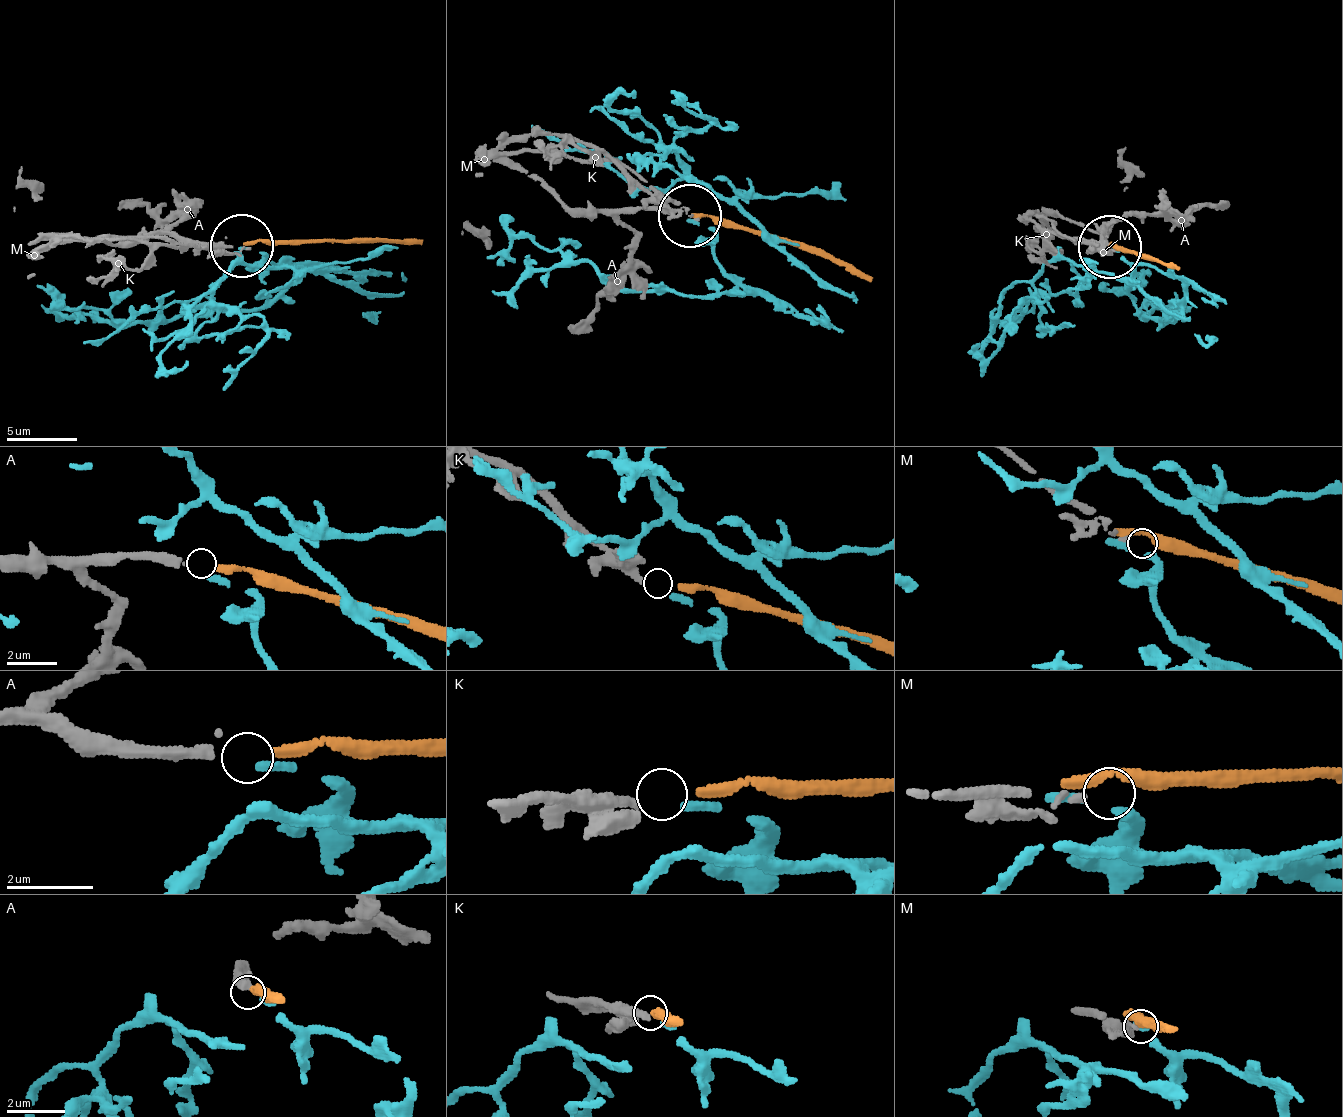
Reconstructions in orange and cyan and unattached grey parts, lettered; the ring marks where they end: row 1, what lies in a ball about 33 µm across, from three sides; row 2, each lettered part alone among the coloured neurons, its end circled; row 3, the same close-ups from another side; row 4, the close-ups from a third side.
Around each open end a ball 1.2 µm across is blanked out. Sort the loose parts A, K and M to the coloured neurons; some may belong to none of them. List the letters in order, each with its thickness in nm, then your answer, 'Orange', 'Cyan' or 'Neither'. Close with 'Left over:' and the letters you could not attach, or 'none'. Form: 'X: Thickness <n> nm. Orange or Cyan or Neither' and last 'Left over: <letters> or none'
A: Thickness 340 nm. Orange
K: Thickness 240 nm. Cyan
M: Thickness 130 nm. Neither
Left over: M

